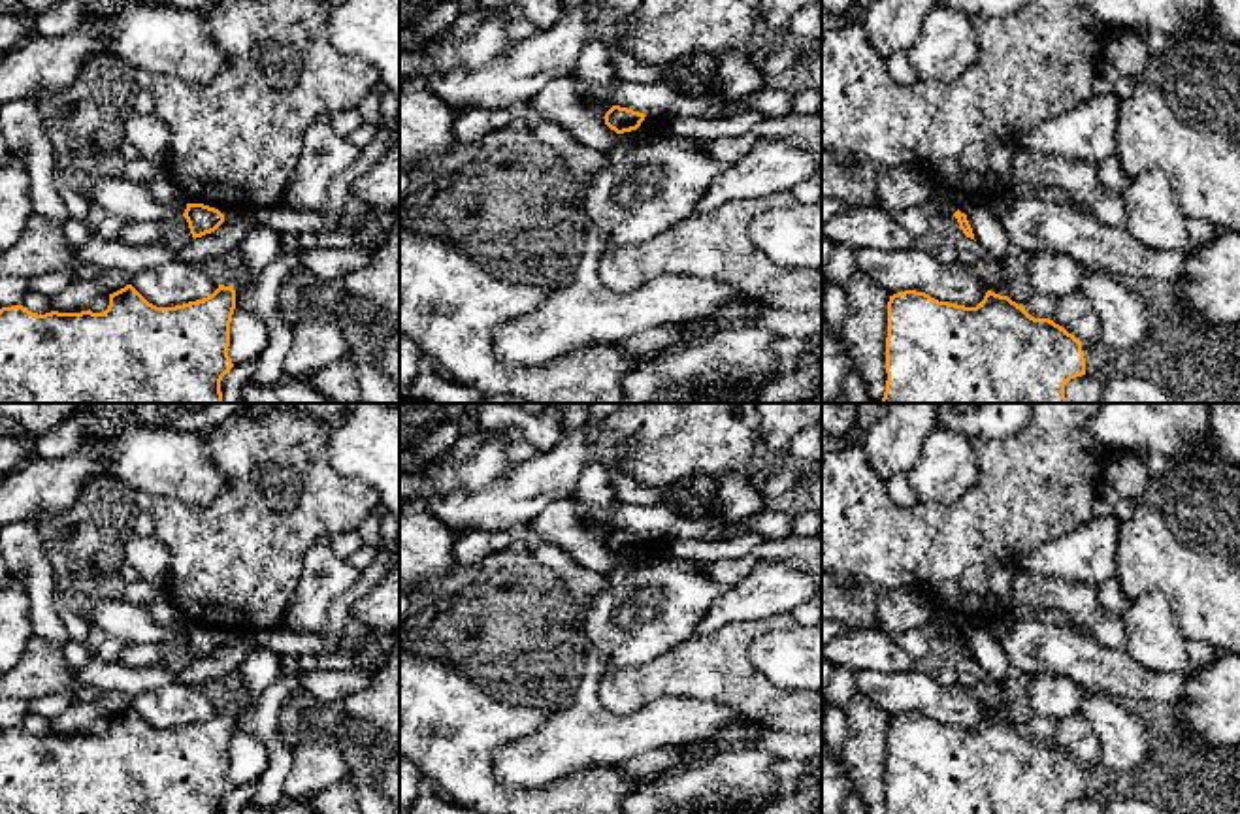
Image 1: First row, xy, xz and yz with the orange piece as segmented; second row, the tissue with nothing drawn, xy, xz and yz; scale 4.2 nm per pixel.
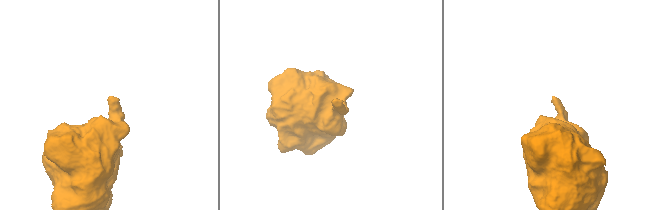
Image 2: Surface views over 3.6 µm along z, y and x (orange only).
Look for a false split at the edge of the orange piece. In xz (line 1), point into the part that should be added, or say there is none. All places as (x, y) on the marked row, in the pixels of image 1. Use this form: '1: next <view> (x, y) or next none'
1: next none

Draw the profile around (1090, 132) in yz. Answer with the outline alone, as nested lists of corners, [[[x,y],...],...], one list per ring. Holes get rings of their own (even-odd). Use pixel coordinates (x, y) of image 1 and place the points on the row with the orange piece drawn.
[[[1116,94],[1091,96],[1072,113],[1035,126],[1023,147],[1044,155],[1067,155],[1093,162],[1116,156],[1118,107]]]

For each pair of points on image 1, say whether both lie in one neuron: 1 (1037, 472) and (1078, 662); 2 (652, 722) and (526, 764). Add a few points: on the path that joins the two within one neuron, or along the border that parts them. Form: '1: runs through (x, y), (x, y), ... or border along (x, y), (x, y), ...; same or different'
1: border along (1090, 634), (1101, 645), (1122, 651); different
2: runs through (620, 737), (577, 737), (558, 748); same

